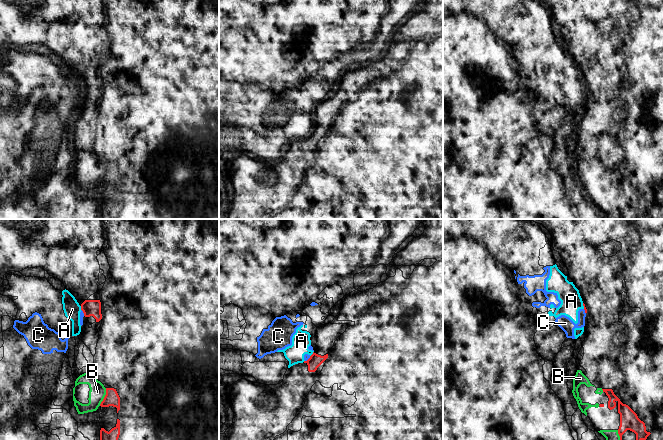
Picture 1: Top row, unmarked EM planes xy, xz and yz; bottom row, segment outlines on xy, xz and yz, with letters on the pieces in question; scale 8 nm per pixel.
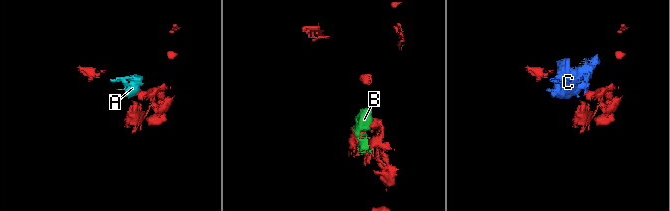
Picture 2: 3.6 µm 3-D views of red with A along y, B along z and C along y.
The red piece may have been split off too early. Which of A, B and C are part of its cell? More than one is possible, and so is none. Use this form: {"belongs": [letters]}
{"belongs": ["B"]}

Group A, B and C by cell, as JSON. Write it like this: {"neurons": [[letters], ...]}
{"neurons": [["A", "C"], ["B"]]}

